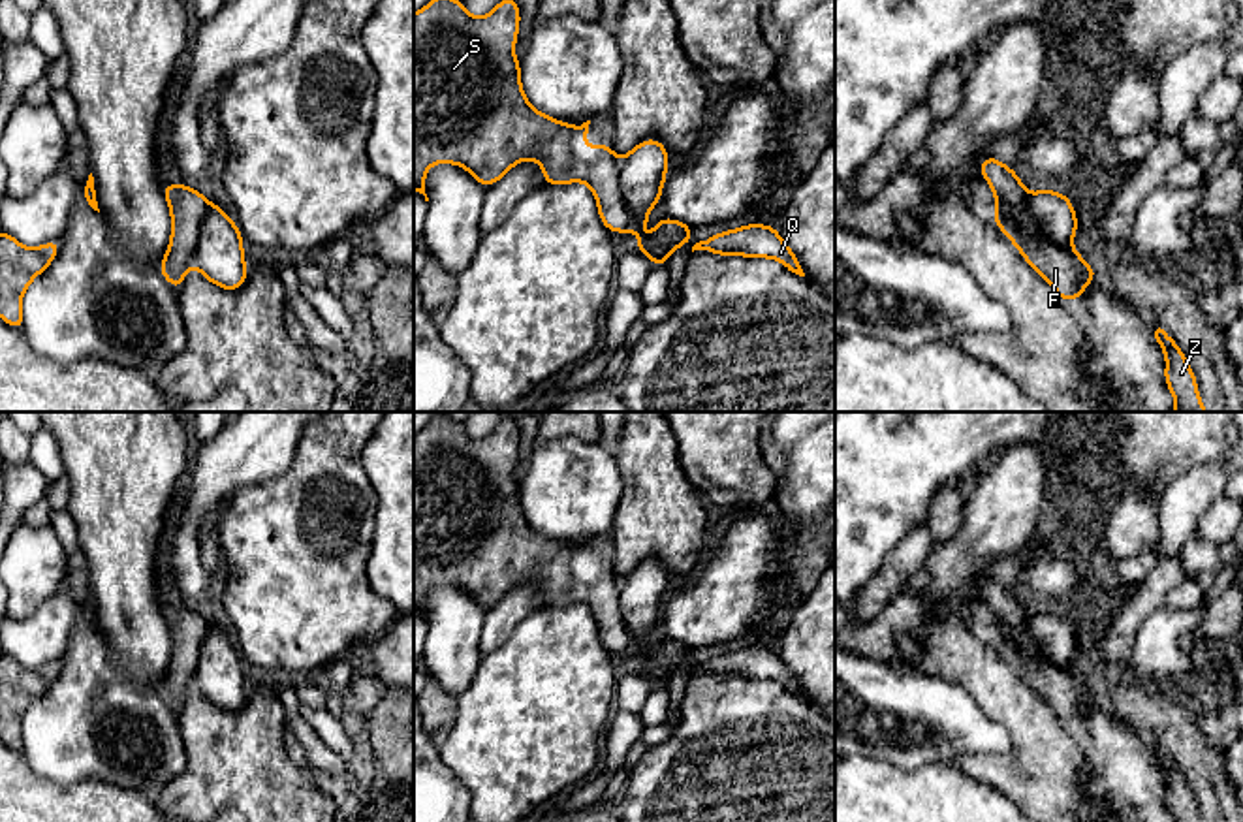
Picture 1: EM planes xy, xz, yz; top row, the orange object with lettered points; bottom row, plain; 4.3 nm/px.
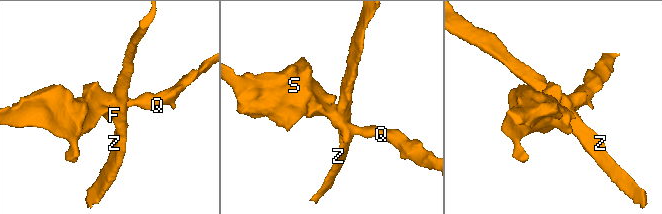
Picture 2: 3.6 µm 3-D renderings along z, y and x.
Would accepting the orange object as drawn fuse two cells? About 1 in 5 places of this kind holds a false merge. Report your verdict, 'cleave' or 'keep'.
cleave

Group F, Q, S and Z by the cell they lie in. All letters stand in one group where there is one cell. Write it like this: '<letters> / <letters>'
F Z / Q S

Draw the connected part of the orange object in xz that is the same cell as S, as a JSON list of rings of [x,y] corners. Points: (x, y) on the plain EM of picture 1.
[[[448,414],[434,418],[414,435],[414,613],[425,617],[425,596],[431,585],[457,585],[483,609],[500,602],[515,585],[538,581],[545,606],[587,604],[596,619],[602,645],[615,656],[636,655],[636,668],[654,688],[692,656],[692,647],[662,640],[649,660],[639,655],[649,645],[634,638],[624,626],[619,609],[621,581],[611,566],[592,566],[583,561],[590,542],[579,549],[551,540],[532,529],[521,508],[521,487],[513,476],[521,435],[511,418],[504,418],[485,438],[472,438],[464,423]]]

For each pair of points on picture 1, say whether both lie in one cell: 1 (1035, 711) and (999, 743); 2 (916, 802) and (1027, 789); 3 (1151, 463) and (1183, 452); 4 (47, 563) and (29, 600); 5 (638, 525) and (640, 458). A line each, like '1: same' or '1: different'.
1: different
2: different
3: same
4: same
5: same

